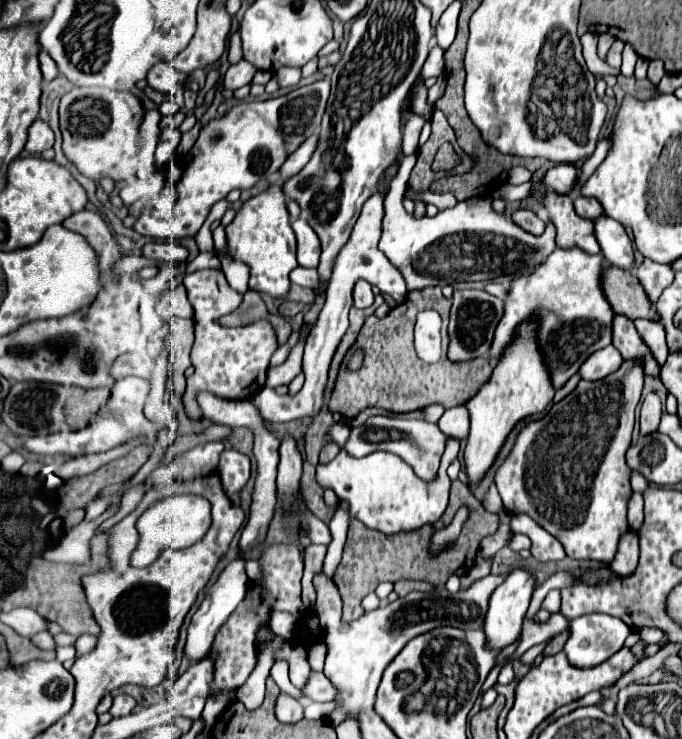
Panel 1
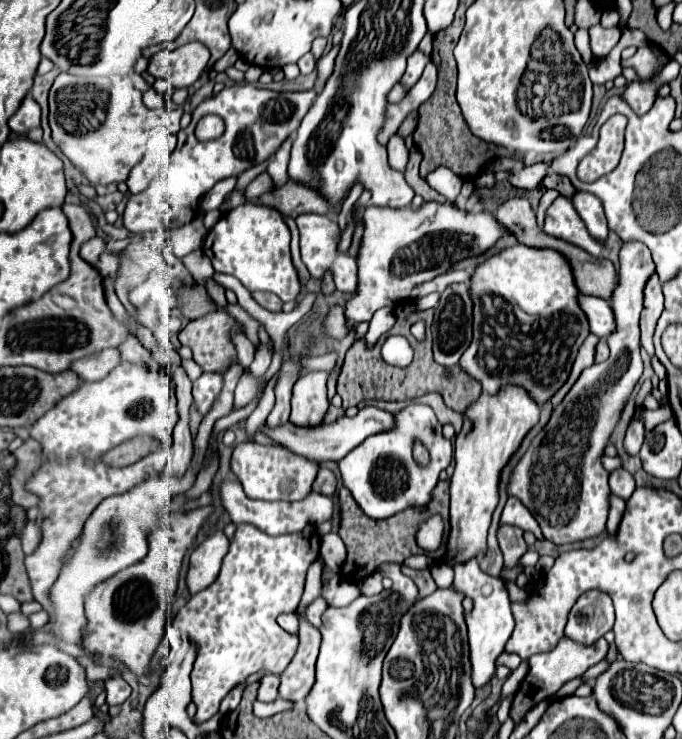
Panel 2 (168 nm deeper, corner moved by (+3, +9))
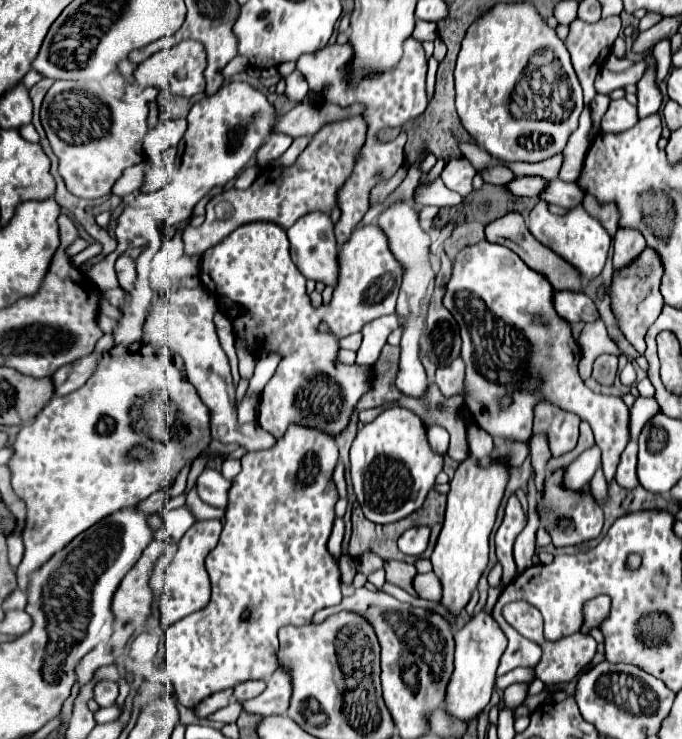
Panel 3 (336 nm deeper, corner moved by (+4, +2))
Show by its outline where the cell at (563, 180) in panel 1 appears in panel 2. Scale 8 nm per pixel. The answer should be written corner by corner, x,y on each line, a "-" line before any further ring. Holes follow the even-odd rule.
538,162
538,164
532,164
532,166
524,166
520,170
512,170
508,180
514,188
524,188
524,190
532,190
532,188
538,188
542,178
546,176
546,164

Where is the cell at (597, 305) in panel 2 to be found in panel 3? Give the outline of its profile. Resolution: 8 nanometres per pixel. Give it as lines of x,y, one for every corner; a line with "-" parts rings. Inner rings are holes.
557,291
553,301
557,313
565,317
569,323
593,323
599,319
597,305
585,293

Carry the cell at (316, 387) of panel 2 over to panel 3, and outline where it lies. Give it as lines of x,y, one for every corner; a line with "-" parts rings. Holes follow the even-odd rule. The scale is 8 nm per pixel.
297,423
289,425
287,433
275,443
275,447
271,447
267,451
247,453
241,459
241,473
235,475
233,481
231,481
231,489
229,489
231,505
225,511
225,527
223,527
219,545
209,553
209,557
205,561
207,573
209,573
209,579
211,579
211,587
213,587
213,595
211,595
209,603
203,609
179,619
177,623
173,623
167,629
167,639
165,639
167,661
163,665
163,673
165,673
167,683
175,687
178,702
183,706
193,710
201,699
205,699
205,697
213,693
225,691
225,689
235,687
235,685
239,685
243,681
249,681
249,679
267,679
279,667
279,657
277,657
277,651
279,651
277,631
279,631
279,627
289,625
289,623
291,625
307,625
307,623
311,623
311,617
313,617
315,611
319,611
323,607
329,607
329,605
339,605
341,603
343,597
341,597
341,589
339,589
339,583
341,583
339,567
337,567
335,557
325,547
327,539
329,539
329,533
331,533
333,519
335,519
333,507
337,503
337,491
335,491
333,479
331,479
335,465
337,465
337,445
335,445
333,435
325,433
321,429
313,429
313,427
305,427
305,425
297,425

